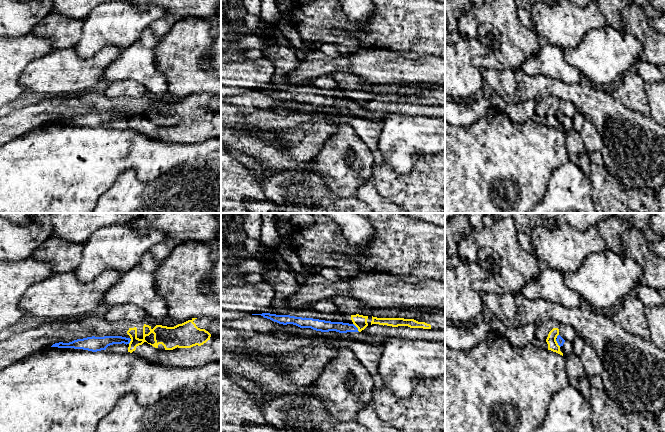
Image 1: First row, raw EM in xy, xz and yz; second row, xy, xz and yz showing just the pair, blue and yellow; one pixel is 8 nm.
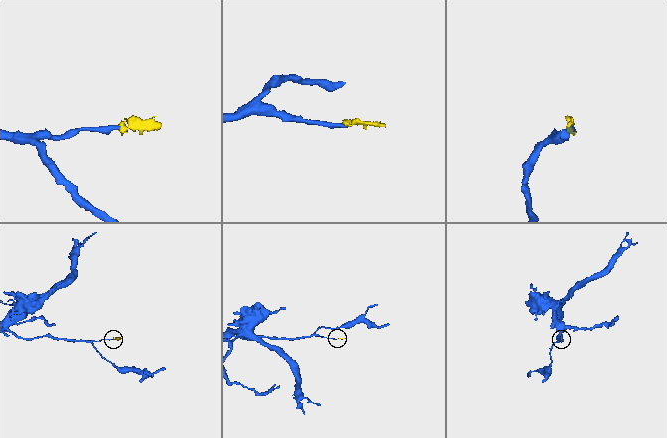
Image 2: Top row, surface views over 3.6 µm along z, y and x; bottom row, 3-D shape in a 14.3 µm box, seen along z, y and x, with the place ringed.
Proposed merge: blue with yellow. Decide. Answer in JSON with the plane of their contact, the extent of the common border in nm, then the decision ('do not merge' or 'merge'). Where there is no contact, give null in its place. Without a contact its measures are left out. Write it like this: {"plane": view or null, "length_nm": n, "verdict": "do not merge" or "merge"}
{"plane": "xz", "length_nm": 90, "verdict": "do not merge"}

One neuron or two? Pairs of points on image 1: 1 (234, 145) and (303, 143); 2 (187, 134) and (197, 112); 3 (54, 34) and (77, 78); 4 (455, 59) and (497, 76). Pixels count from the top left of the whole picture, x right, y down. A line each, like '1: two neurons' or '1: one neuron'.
1: one neuron
2: one neuron
3: two neurons
4: two neurons

